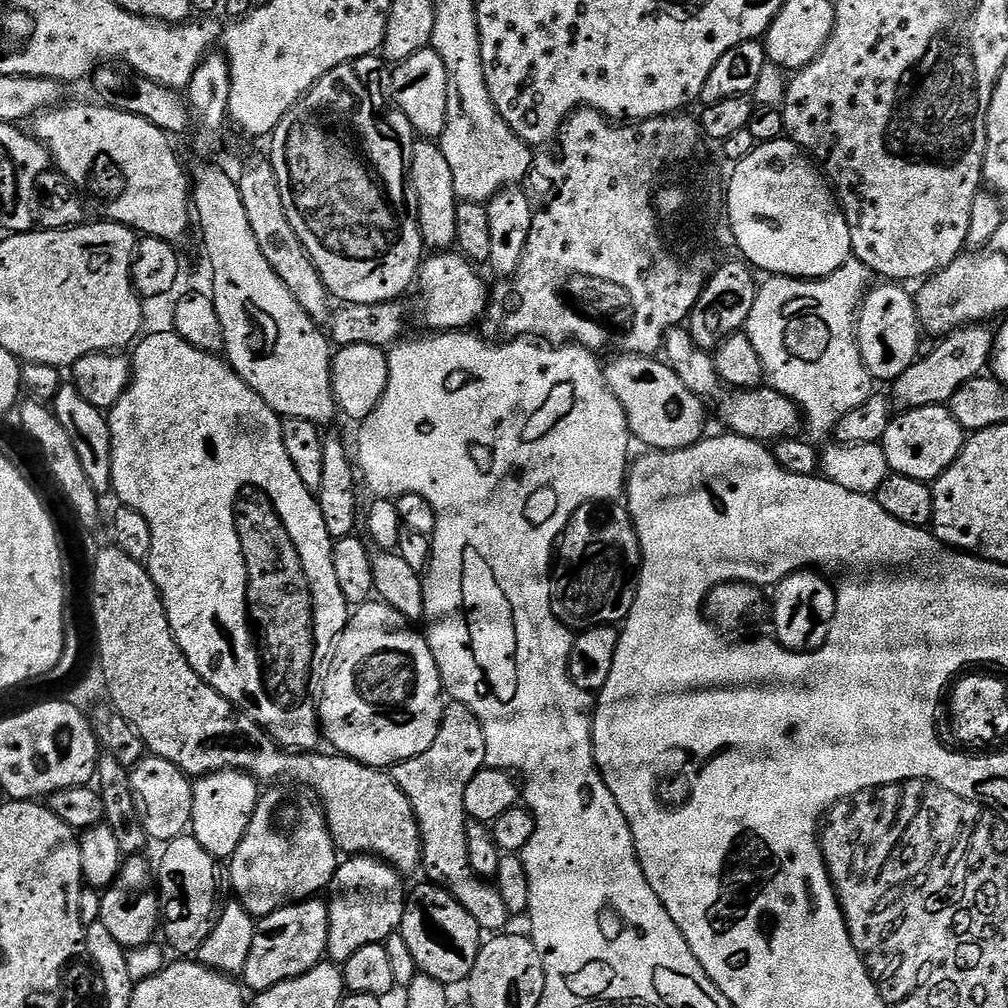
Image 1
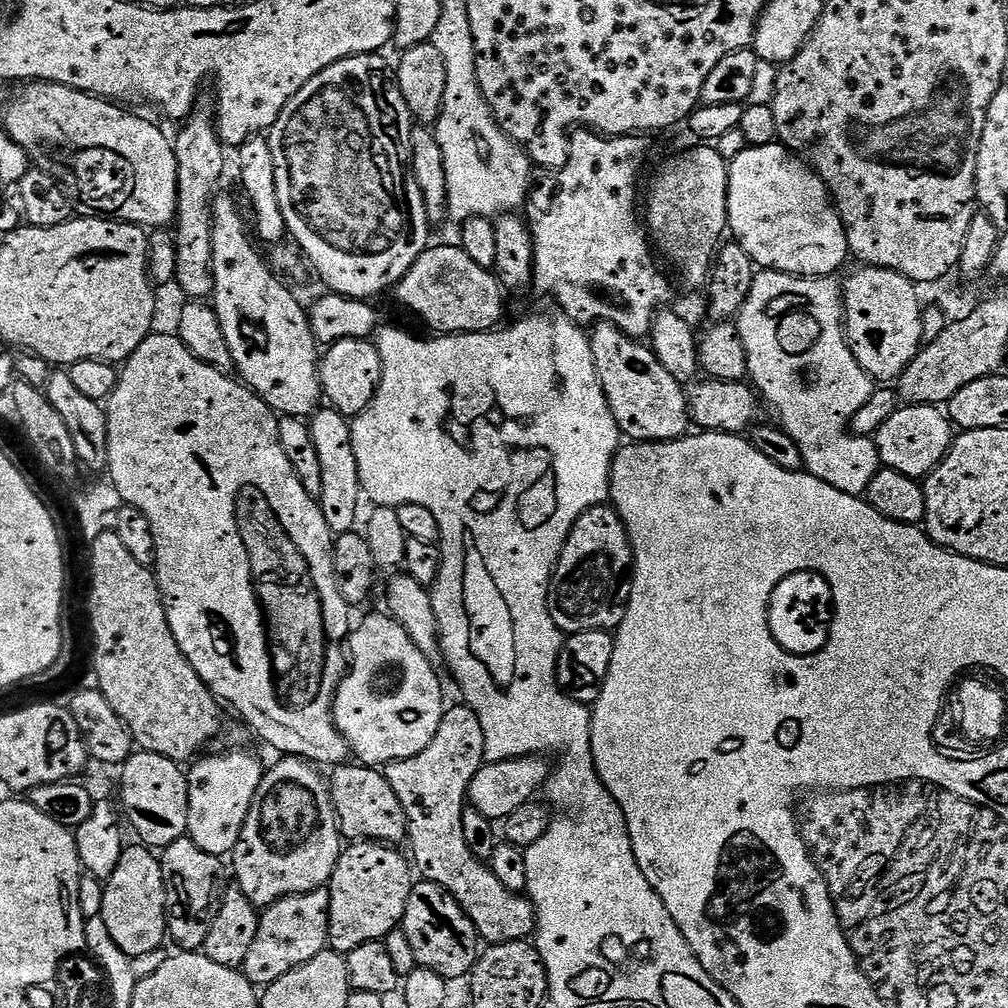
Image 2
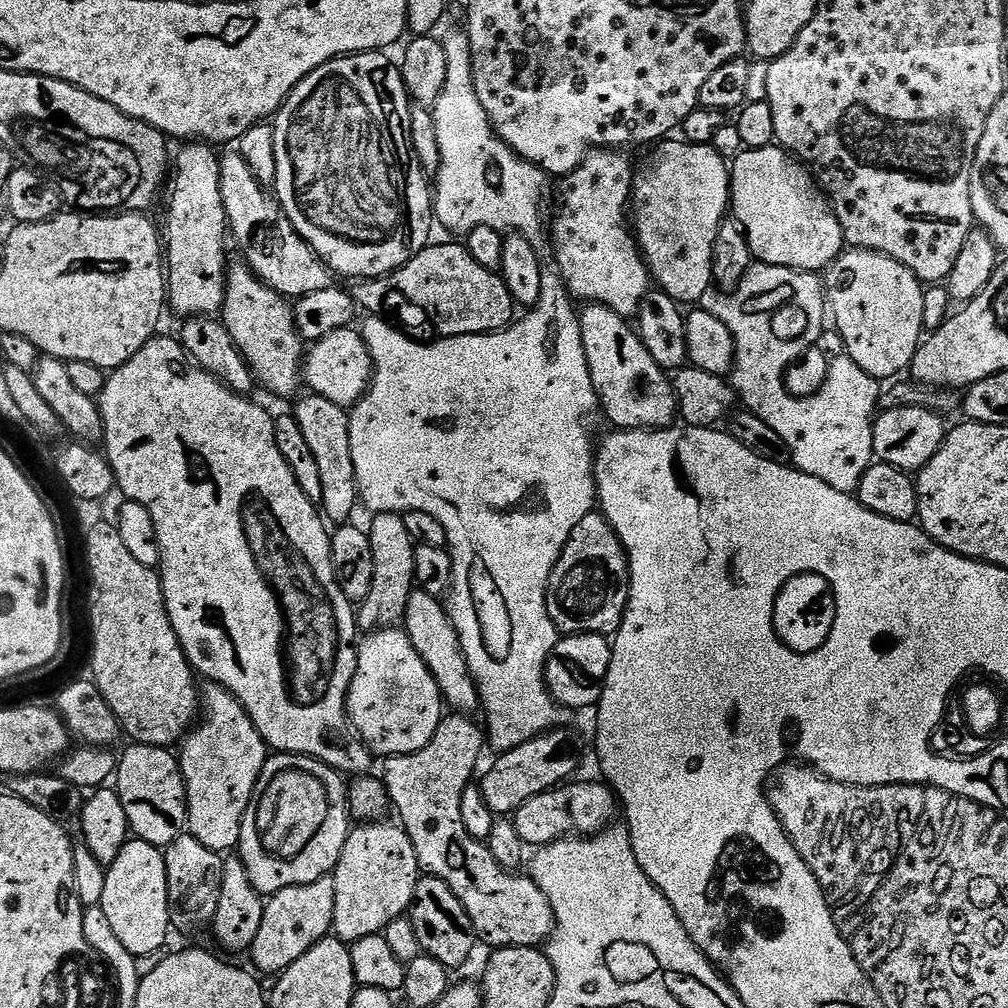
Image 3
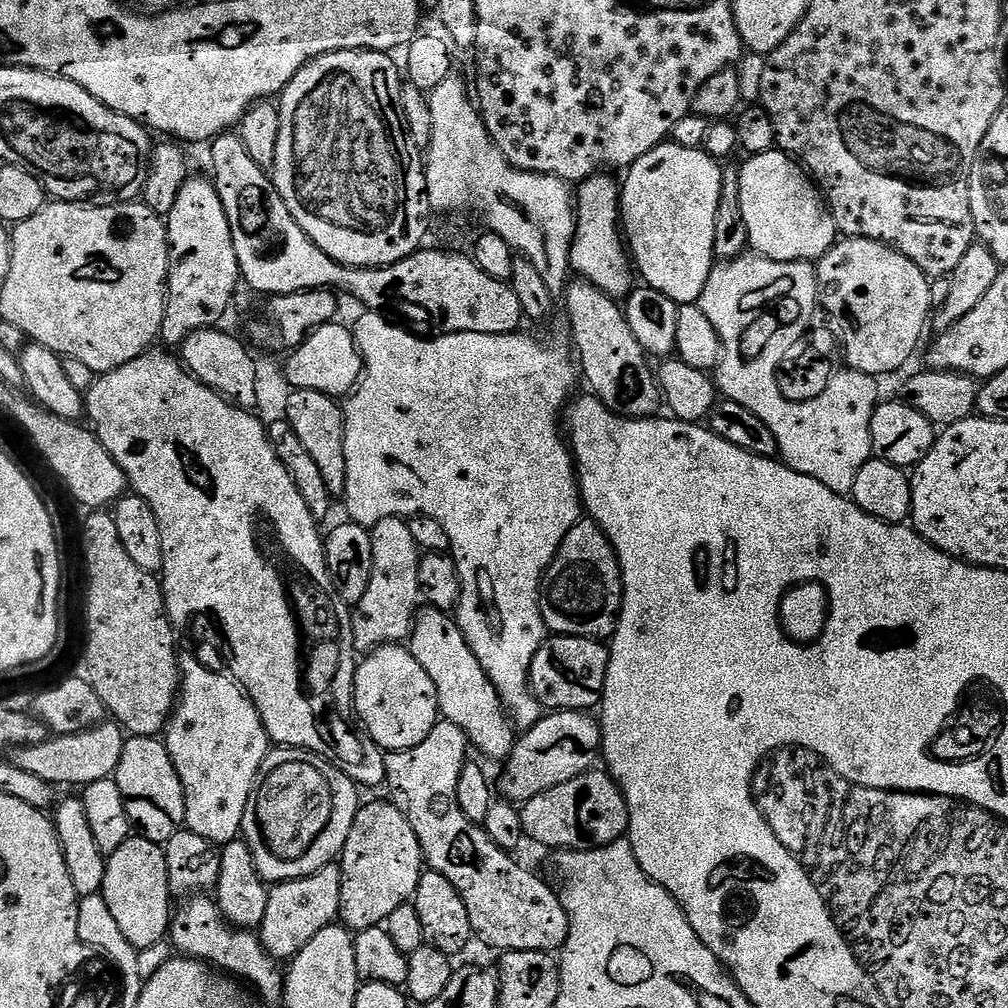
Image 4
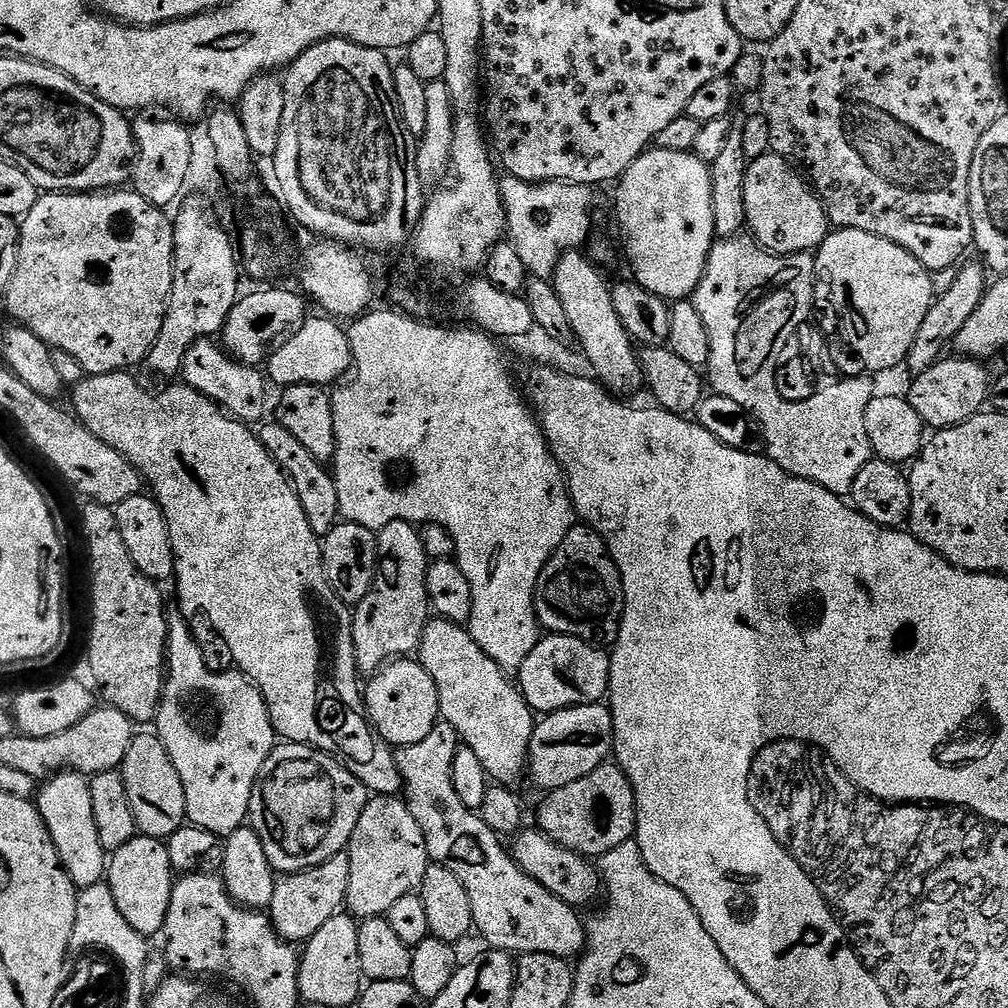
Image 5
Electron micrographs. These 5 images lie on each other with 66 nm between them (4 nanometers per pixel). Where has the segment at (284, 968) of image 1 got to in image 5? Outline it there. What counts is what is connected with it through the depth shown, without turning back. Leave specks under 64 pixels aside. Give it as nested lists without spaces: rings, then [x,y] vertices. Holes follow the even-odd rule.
[[[347,851],[322,862],[304,872],[289,872],[281,875],[274,886],[274,898],[270,919],[278,935],[293,946],[303,945],[330,918],[334,918],[345,907],[346,885],[350,882],[350,862]]]

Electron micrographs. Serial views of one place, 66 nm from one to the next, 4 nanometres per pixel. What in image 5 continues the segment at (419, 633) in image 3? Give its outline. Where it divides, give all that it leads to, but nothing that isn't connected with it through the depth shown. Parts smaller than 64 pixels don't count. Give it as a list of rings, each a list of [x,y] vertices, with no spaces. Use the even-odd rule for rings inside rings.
[[[439,618],[429,619],[428,625],[422,630],[418,663],[426,670],[426,674],[430,674],[430,678],[434,678],[434,686],[438,690],[440,720],[454,726],[454,730],[460,735],[463,747],[474,750],[474,754],[488,771],[489,777],[497,785],[516,786],[520,775],[523,777],[526,772],[534,713],[525,702],[519,687],[513,681],[512,684],[508,681],[509,673],[499,668],[494,658],[490,658],[490,654],[486,654],[486,650],[482,650],[478,642],[474,642],[465,625]]]

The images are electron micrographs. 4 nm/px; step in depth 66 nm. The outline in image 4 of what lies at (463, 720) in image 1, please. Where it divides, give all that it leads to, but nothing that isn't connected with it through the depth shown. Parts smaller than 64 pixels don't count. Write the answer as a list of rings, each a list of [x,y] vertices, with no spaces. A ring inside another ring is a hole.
[[[440,718],[437,719],[435,726],[430,730],[430,734],[426,734],[426,738],[422,738],[422,742],[418,742],[418,746],[407,748],[401,752],[389,752],[385,755],[386,762],[386,789],[387,795],[390,797],[391,803],[396,805],[398,810],[402,810],[402,814],[406,818],[406,822],[410,822],[410,826],[414,826],[414,834],[418,834],[418,842],[420,849],[424,855],[425,865],[431,871],[442,874],[442,878],[446,878],[454,886],[454,890],[458,890],[458,894],[462,898],[462,902],[466,906],[466,914],[470,914],[470,926],[477,941],[481,940],[484,944],[489,944],[492,948],[500,948],[501,953],[505,952],[547,952],[549,954],[559,953],[564,947],[566,938],[568,937],[568,915],[562,906],[557,889],[552,888],[544,880],[539,880],[534,873],[528,868],[523,868],[518,861],[509,853],[503,852],[498,845],[488,836],[483,827],[474,822],[470,822],[470,818],[466,818],[466,814],[462,814],[462,810],[458,806],[458,777],[462,774],[464,765],[469,763],[470,745],[468,736],[458,726],[454,726],[454,722]]]

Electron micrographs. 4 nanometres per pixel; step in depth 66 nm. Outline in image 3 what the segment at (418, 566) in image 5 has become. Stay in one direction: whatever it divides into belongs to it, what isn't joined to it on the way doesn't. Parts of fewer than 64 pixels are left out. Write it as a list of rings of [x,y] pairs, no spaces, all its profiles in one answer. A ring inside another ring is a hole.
[[[378,512],[371,517],[372,525],[366,531],[370,538],[370,550],[374,550],[374,582],[370,594],[358,604],[358,628],[361,633],[379,632],[381,628],[395,628],[406,614],[406,602],[416,584],[414,554],[417,543],[406,530],[403,515],[398,512]]]

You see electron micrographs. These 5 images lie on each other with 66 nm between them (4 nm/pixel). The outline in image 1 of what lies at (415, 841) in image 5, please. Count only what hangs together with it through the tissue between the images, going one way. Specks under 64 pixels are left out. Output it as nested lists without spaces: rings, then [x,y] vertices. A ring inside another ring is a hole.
[[[349,855],[337,867],[327,893],[328,901],[328,951],[327,959],[343,966],[362,946],[384,944],[388,937],[397,935],[404,917],[406,887],[401,873],[391,864],[373,855]]]

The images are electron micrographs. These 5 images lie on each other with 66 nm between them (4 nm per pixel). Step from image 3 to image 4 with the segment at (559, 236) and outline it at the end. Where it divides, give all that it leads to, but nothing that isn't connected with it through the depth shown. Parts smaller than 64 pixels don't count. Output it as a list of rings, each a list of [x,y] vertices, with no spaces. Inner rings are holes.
[[[611,175],[589,176],[588,179],[579,181],[575,189],[576,233],[572,239],[570,268],[573,273],[598,286],[598,290],[602,290],[607,296],[624,298],[634,287],[634,265],[625,237],[618,227],[621,223],[621,185],[608,176]]]

